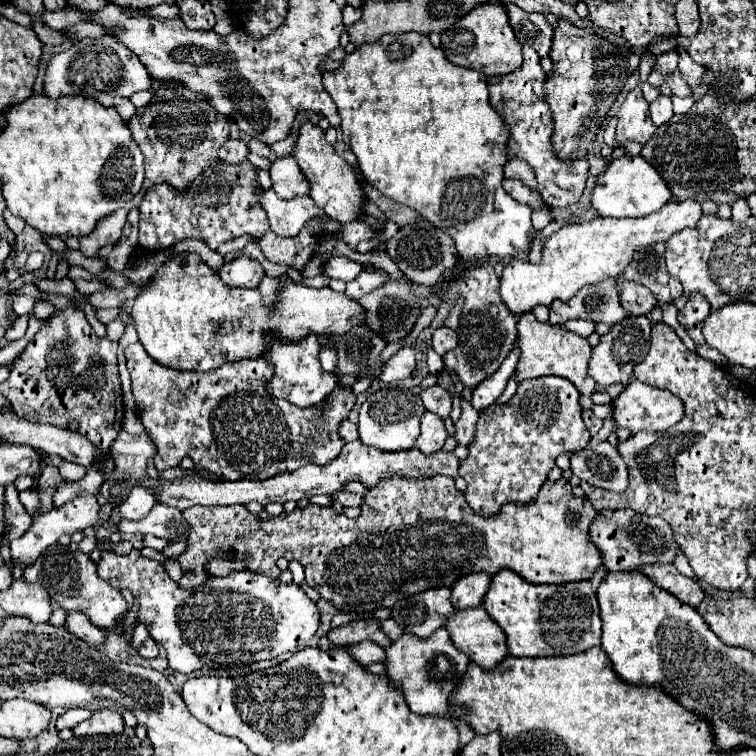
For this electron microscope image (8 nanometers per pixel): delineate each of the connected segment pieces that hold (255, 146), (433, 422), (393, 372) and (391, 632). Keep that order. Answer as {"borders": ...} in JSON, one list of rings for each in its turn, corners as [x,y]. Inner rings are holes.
{"borders":[[[[252,138],[252,140],[248,142],[248,146],[250,146],[250,150],[252,150],[252,152],[256,152],[256,154],[264,156],[264,158],[267,158],[271,163],[274,162],[275,158],[277,158],[274,150],[272,150],[268,144],[260,142],[260,140],[254,140],[254,138]]],[[[424,412],[420,422],[420,436],[416,442],[416,448],[424,454],[438,452],[446,440],[448,432],[444,428],[444,420],[432,412]]],[[[400,348],[386,364],[384,372],[380,372],[382,382],[396,382],[408,378],[416,368],[416,358],[414,358],[414,348]]],[[[384,620],[384,622],[376,622],[376,624],[384,630],[384,634],[386,634],[390,640],[396,640],[396,638],[402,634],[402,630],[396,626],[394,620]]]]}

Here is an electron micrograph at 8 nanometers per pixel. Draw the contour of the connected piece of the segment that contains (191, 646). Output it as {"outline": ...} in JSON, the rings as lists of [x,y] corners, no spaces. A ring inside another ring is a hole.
{"outline":[[[104,550],[102,558],[96,562],[98,574],[114,588],[128,588],[138,600],[138,622],[144,624],[150,636],[162,644],[168,652],[168,664],[176,672],[190,674],[200,668],[236,668],[246,666],[250,662],[268,660],[284,652],[296,652],[316,634],[318,630],[318,608],[306,596],[306,592],[296,584],[282,584],[280,580],[272,580],[264,574],[256,574],[250,570],[232,572],[226,578],[208,576],[204,584],[196,588],[182,588],[174,582],[168,572],[162,568],[158,560],[146,558],[140,550],[132,550],[126,556],[120,556],[112,550]]]}

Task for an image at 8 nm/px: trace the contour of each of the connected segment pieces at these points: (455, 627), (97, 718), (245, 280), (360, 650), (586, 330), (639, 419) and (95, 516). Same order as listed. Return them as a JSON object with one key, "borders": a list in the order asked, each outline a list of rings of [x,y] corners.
{"borders":[[[[484,608],[458,610],[456,616],[450,616],[446,630],[450,632],[454,646],[484,670],[496,668],[508,656],[502,628]]],[[[102,710],[94,712],[92,718],[80,722],[72,728],[74,736],[88,736],[88,734],[122,734],[124,732],[124,720],[114,710]]],[[[238,256],[230,262],[224,262],[224,266],[218,270],[218,274],[228,286],[256,288],[264,270],[256,260],[252,260],[248,256]]],[[[364,640],[360,644],[352,644],[352,646],[346,646],[346,648],[364,666],[370,666],[374,662],[382,662],[386,658],[386,650],[378,644],[372,644],[372,640]]],[[[568,320],[568,322],[562,322],[560,328],[566,328],[566,330],[572,330],[584,338],[588,338],[592,332],[594,332],[594,322],[586,322],[586,320]]],[[[632,380],[626,390],[614,400],[614,420],[618,428],[626,428],[630,432],[664,432],[670,426],[674,426],[680,418],[684,416],[684,406],[682,402],[666,392],[666,390],[658,390],[654,386],[648,386],[640,380]]],[[[84,494],[84,496],[80,496],[80,498],[76,498],[76,500],[68,502],[68,504],[64,504],[60,508],[54,508],[50,512],[38,514],[38,516],[34,516],[34,522],[26,530],[26,534],[20,536],[18,540],[14,540],[10,544],[12,560],[14,560],[14,564],[26,568],[26,566],[30,566],[44,552],[44,548],[48,548],[50,544],[56,544],[60,540],[60,536],[64,536],[64,534],[72,536],[74,532],[82,532],[86,528],[96,526],[98,522],[100,522],[100,504],[98,504],[96,496],[92,496],[92,494]]]]}

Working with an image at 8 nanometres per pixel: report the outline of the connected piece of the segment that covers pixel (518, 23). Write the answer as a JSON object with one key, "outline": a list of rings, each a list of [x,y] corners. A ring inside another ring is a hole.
{"outline":[[[506,4],[506,8],[510,12],[510,24],[518,42],[532,46],[540,56],[548,56],[552,46],[554,26],[542,14],[526,12],[516,4],[510,4],[510,6]]]}

